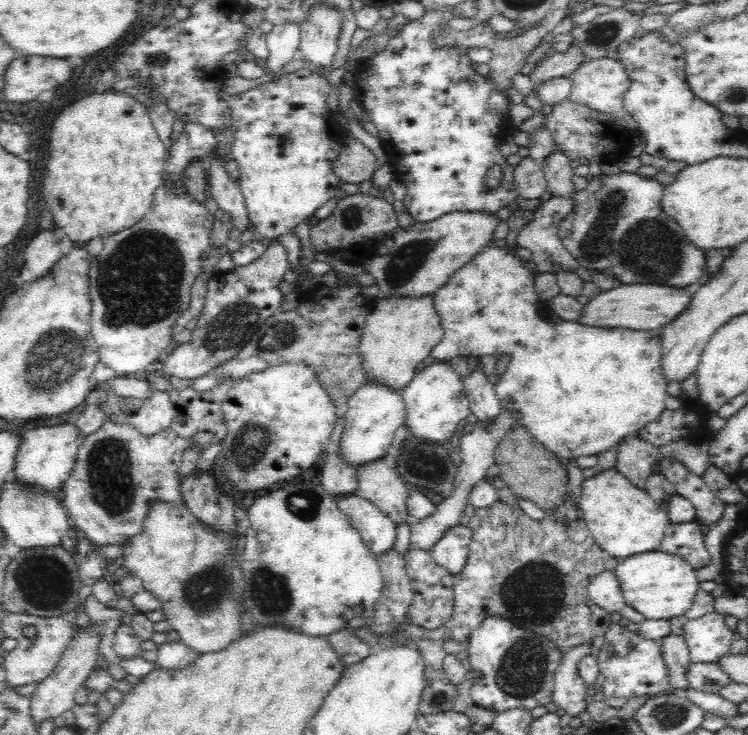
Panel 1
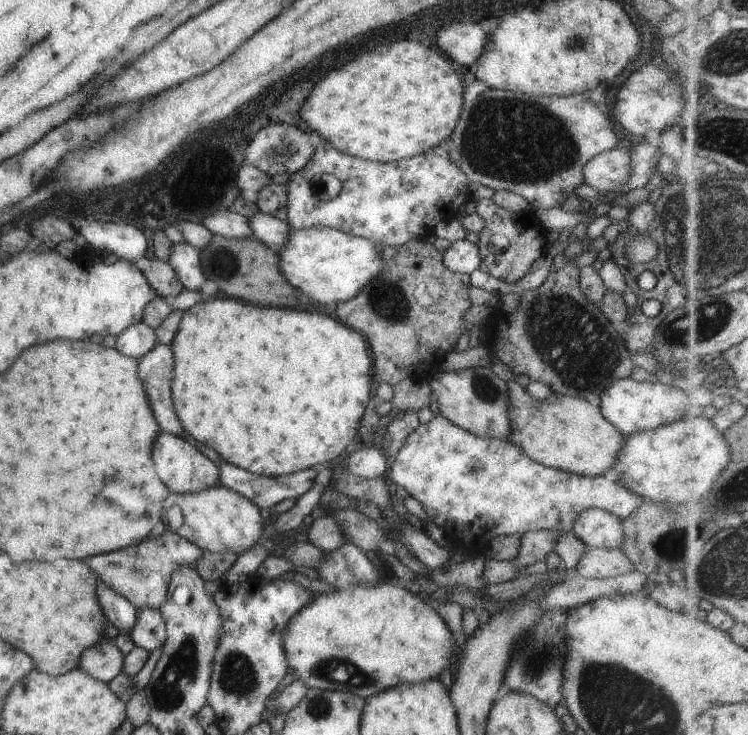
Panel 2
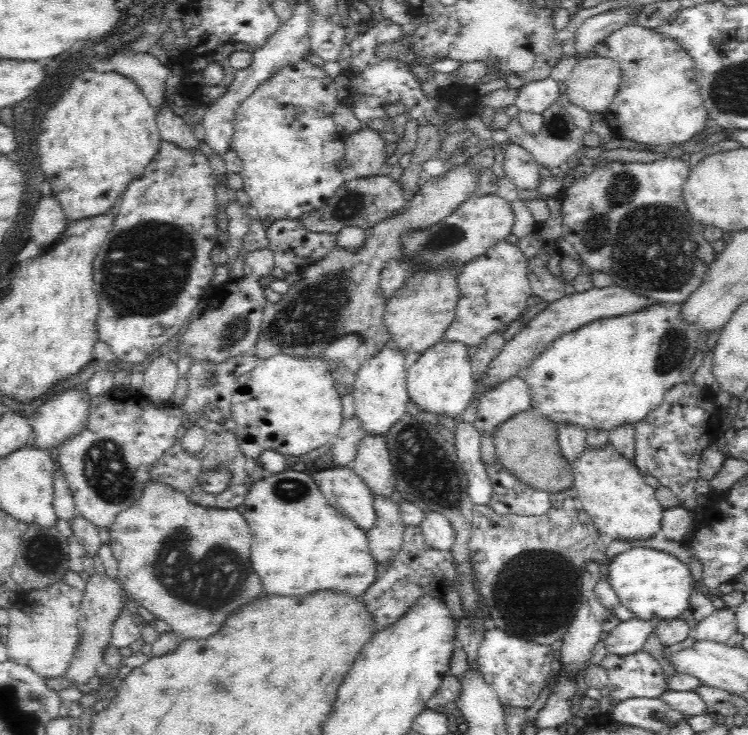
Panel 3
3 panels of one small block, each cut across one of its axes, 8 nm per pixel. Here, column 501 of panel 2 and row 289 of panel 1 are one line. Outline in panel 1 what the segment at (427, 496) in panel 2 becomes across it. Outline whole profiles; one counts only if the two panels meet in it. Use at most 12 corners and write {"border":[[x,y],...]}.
{"border":[[518,253],[439,288],[428,358],[511,354],[494,390],[560,459],[656,420],[660,329],[548,324]]}

